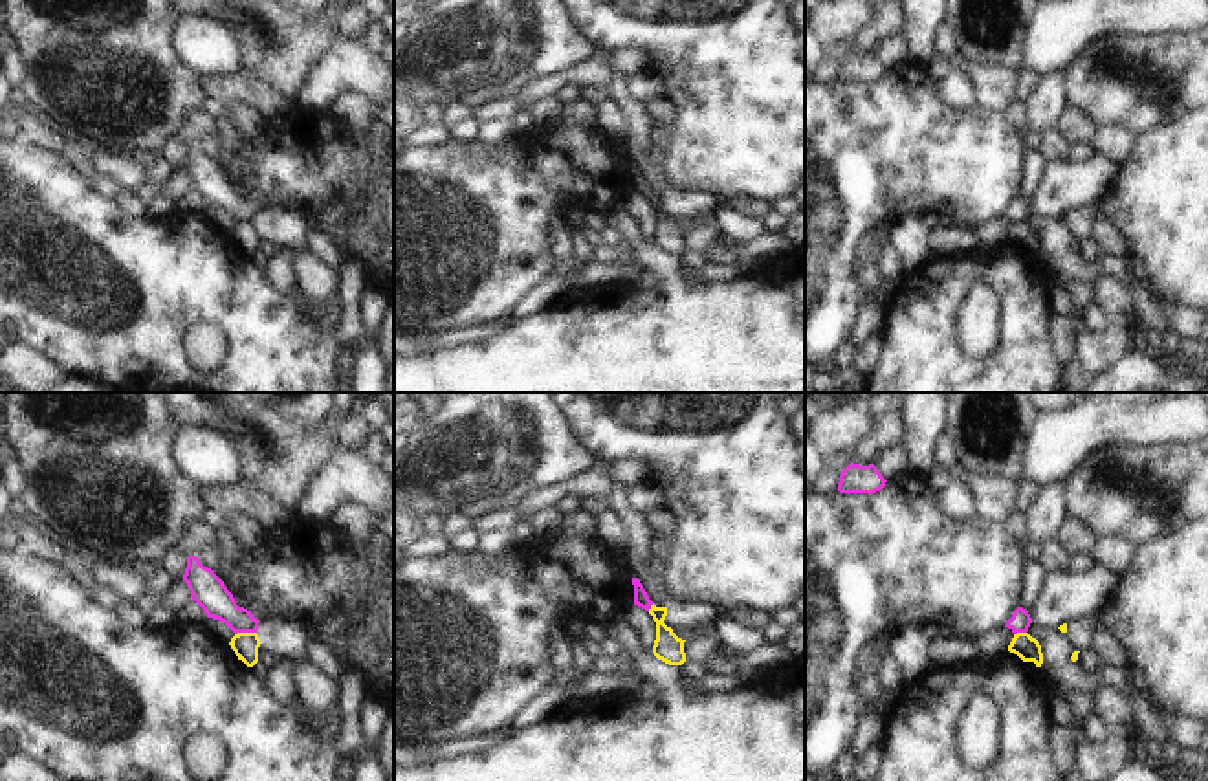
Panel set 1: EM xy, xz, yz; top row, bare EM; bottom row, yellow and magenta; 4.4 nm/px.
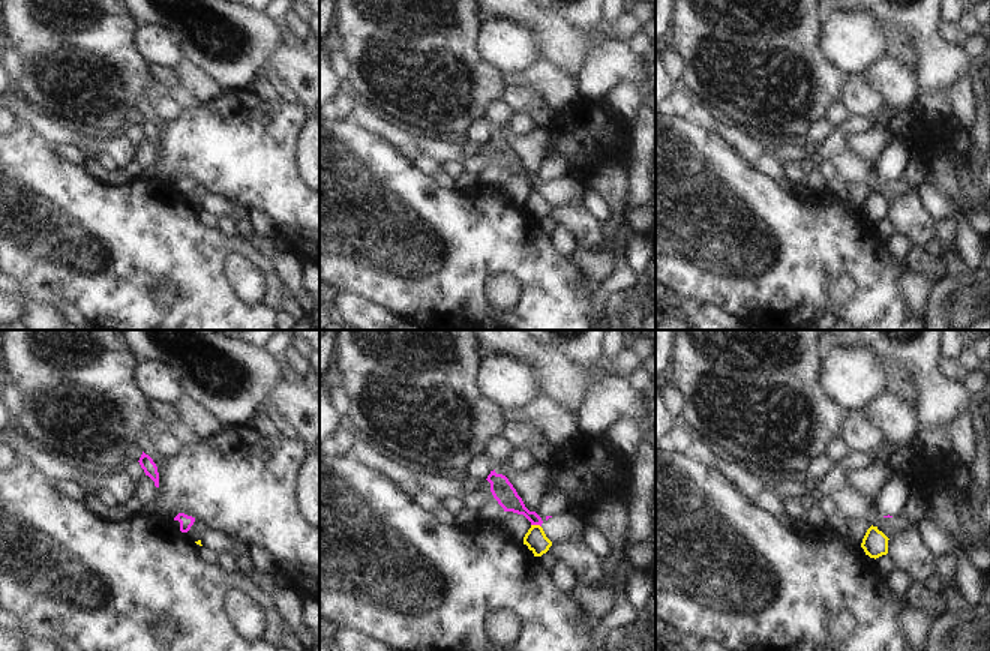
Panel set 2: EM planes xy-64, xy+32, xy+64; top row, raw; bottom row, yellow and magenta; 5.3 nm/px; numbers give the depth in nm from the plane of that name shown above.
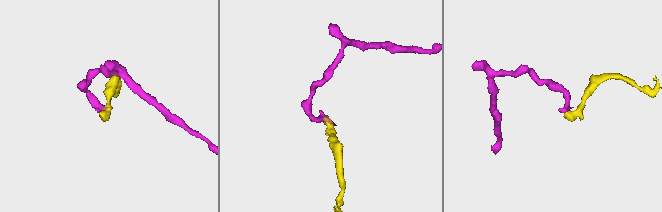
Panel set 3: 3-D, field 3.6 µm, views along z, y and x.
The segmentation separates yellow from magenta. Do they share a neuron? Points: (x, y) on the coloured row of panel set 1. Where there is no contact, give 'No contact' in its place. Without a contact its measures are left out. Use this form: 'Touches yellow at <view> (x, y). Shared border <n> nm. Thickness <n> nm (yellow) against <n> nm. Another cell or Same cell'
Touches yellow at xy (244, 633). Shared border 100 nm. Thickness 110 nm (yellow) against 150 nm. Another cell.

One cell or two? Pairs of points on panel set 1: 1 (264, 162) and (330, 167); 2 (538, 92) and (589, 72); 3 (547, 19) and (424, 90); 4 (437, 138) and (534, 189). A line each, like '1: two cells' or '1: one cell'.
1: one cell
2: one cell
3: one cell
4: two cells

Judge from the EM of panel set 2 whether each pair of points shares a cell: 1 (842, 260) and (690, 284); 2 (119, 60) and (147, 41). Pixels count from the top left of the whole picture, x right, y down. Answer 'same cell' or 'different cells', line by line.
1: same cell
2: different cells

